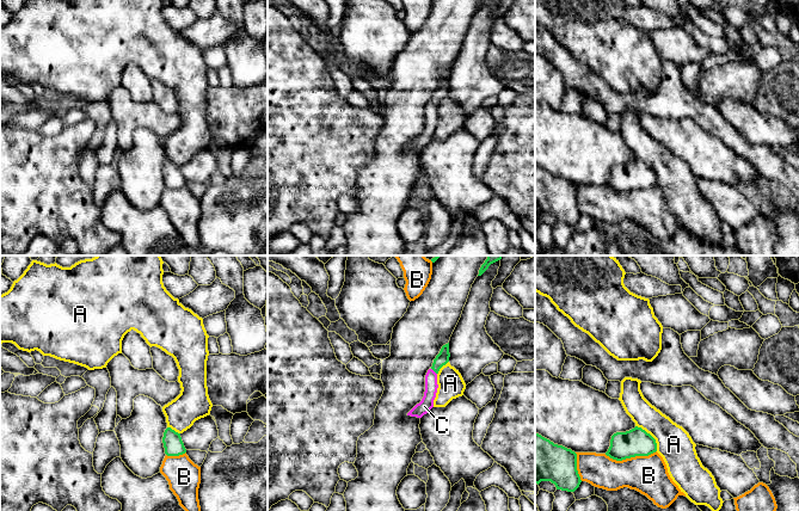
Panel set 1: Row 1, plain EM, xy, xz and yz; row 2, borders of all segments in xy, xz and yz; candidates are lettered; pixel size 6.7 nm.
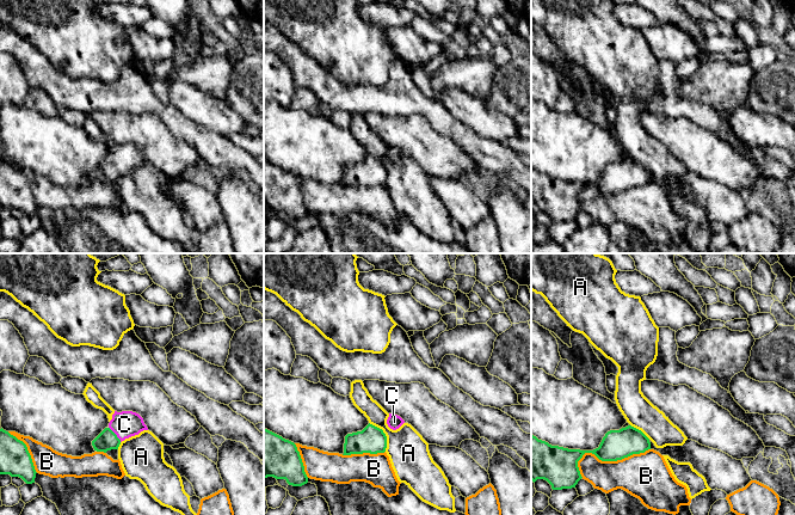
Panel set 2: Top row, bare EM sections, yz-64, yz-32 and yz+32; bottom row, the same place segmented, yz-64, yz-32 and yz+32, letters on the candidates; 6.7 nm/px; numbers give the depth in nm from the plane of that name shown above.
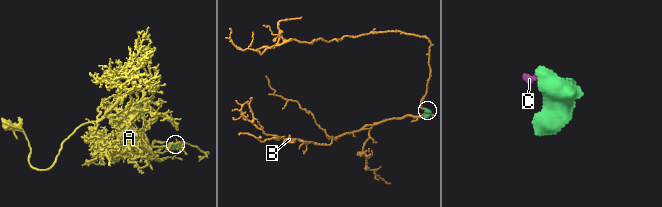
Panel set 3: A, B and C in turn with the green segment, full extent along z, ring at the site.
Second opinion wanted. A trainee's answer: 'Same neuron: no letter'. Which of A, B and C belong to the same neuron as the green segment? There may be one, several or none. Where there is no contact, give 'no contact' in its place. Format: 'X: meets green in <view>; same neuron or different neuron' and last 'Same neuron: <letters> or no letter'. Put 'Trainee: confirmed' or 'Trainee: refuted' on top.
Trainee: refuted
A: meets green in yz; different neuron
B: meets green in yz; different neuron
C: meets green in xz; same neuron
Same neuron: C

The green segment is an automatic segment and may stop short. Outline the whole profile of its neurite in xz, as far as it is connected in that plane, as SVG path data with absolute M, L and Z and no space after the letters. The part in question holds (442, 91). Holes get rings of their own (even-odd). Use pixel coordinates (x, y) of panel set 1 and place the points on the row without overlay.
M449 75L443 78L440 86L434 92L432 99L425 107L425 124L422 134L417 136L407 148L422 150L434 140L434 133L437 125L437 106L440 101L449 94Z

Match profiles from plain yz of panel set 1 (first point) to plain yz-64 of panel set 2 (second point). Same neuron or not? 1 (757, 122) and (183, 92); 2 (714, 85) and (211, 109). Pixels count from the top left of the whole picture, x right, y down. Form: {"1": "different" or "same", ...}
{"1": "same", "2": "different"}

